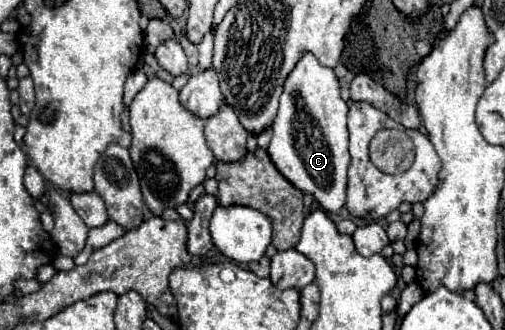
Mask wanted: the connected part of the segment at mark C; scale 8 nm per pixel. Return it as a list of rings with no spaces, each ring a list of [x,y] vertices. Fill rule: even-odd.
[[[303,53],[285,79],[267,151],[275,167],[303,193],[311,193],[325,211],[335,213],[345,205],[349,167],[347,103],[339,95],[333,69],[321,65],[313,53]]]

